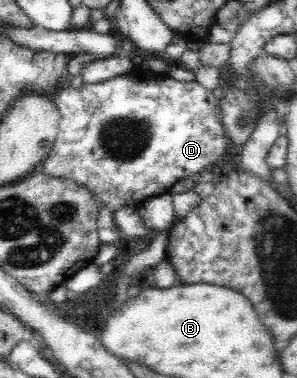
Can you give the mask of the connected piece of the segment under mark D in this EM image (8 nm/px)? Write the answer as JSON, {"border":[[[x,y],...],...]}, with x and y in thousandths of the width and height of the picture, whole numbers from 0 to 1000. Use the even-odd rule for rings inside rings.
{"border":[[[461,183],[451,193],[391,201],[327,222],[286,220],[266,238],[219,230],[199,249],[189,249],[182,272],[199,299],[199,349],[189,360],[182,389],[141,429],[135,452],[172,468],[205,468],[219,476],[253,479],[259,487],[286,492],[300,511],[316,519],[337,553],[327,601],[343,646],[370,646],[407,630],[407,611],[387,590],[387,563],[401,561],[401,556],[414,556],[421,545],[468,545],[498,524],[569,511],[582,489],[603,476],[616,476],[616,471],[663,476],[670,455],[704,452],[714,439],[731,439],[731,429],[758,429],[758,418],[771,418],[771,386],[778,381],[731,304],[731,262],[724,262],[710,241],[690,235],[663,214],[603,217],[552,196],[492,198]]]}

